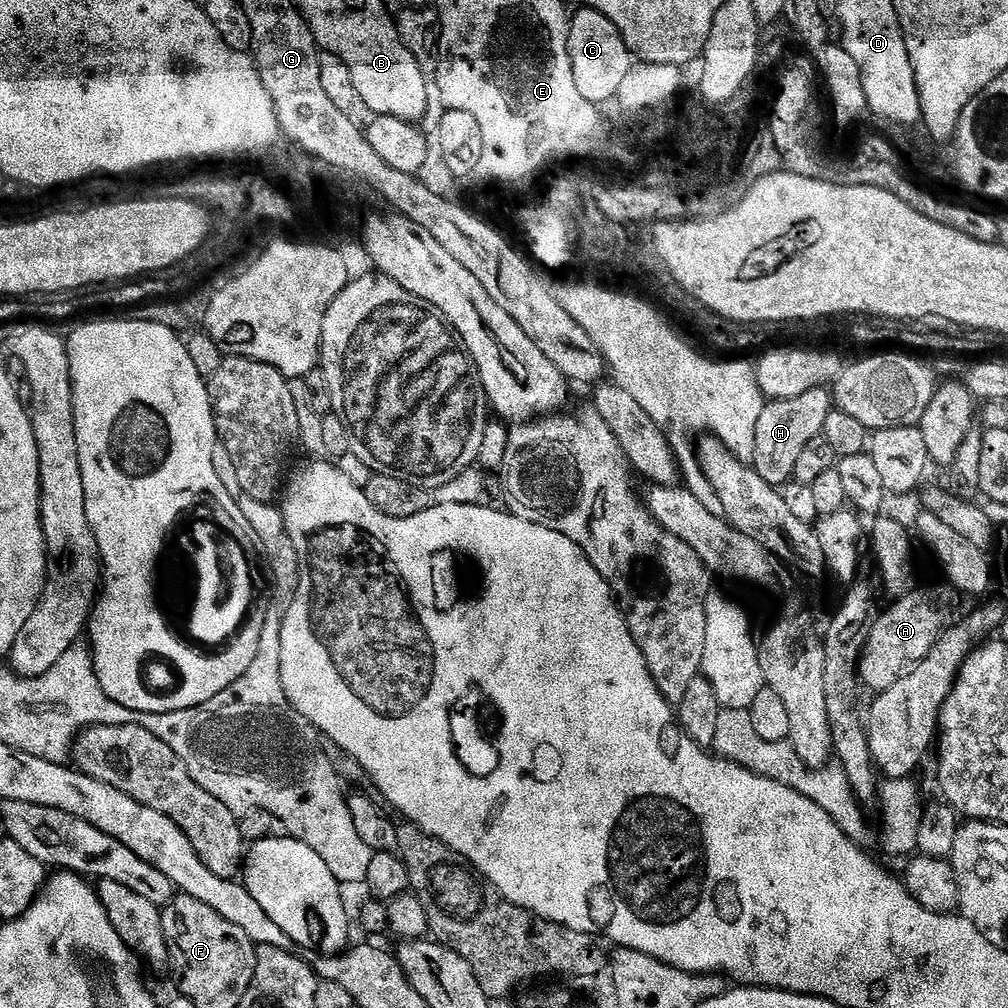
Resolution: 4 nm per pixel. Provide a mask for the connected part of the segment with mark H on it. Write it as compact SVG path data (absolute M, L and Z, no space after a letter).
M827 387L806 390L806 394L798 394L798 398L768 400L762 410L762 418L758 418L751 467L771 487L783 488L792 480L794 466L802 454L802 449L809 442L814 442L814 438L824 435L826 418L830 418L833 410L834 396Z

